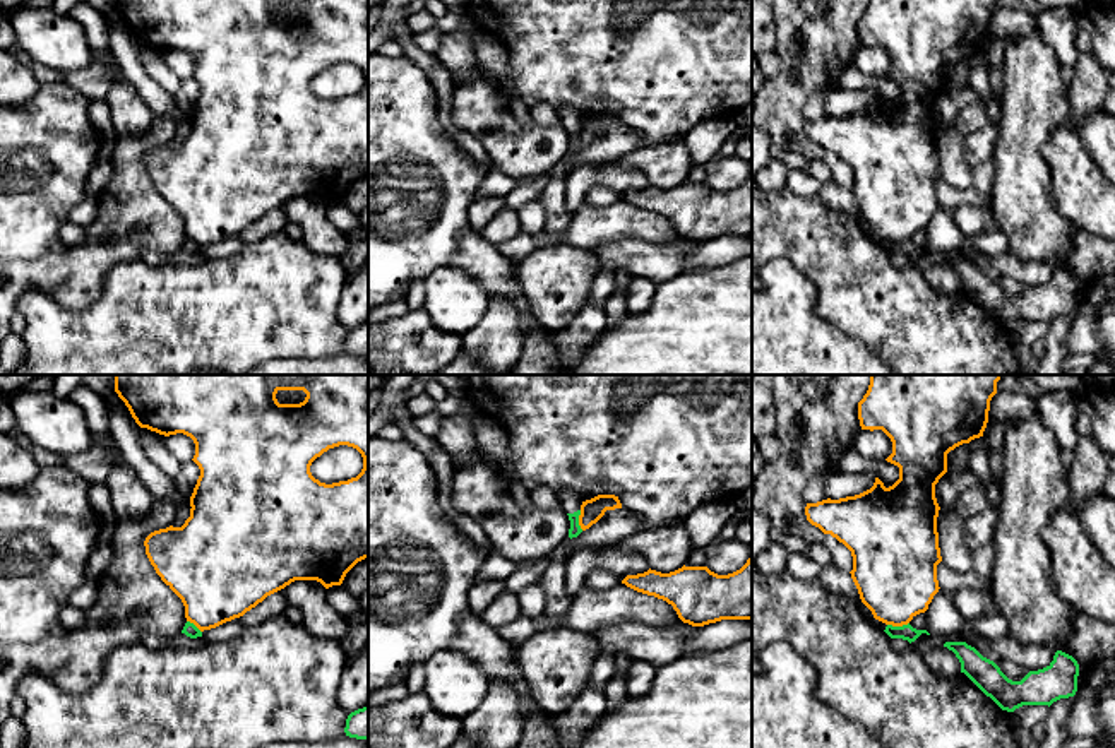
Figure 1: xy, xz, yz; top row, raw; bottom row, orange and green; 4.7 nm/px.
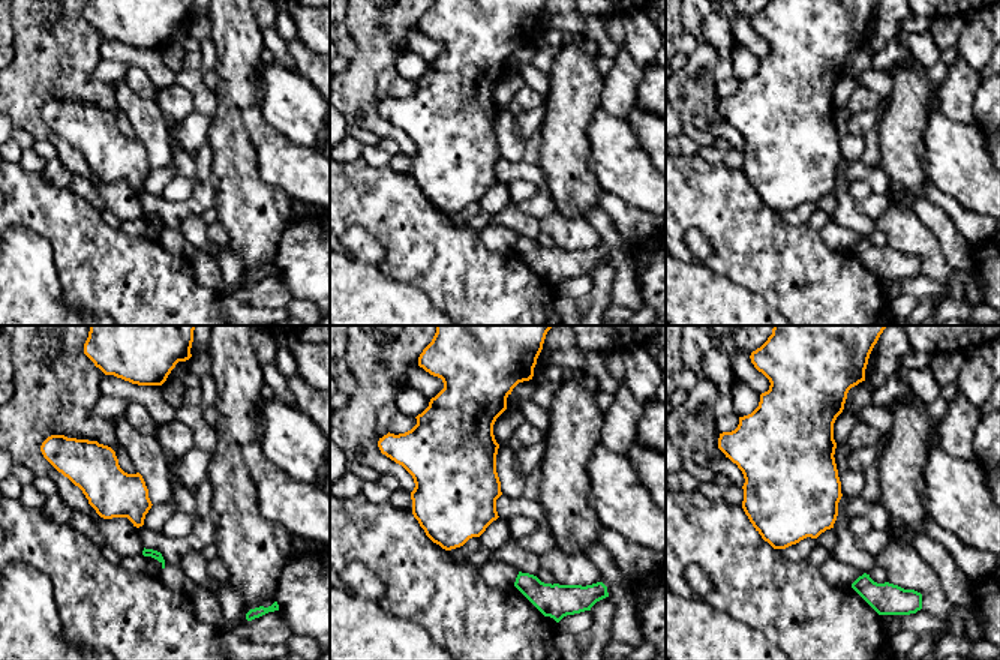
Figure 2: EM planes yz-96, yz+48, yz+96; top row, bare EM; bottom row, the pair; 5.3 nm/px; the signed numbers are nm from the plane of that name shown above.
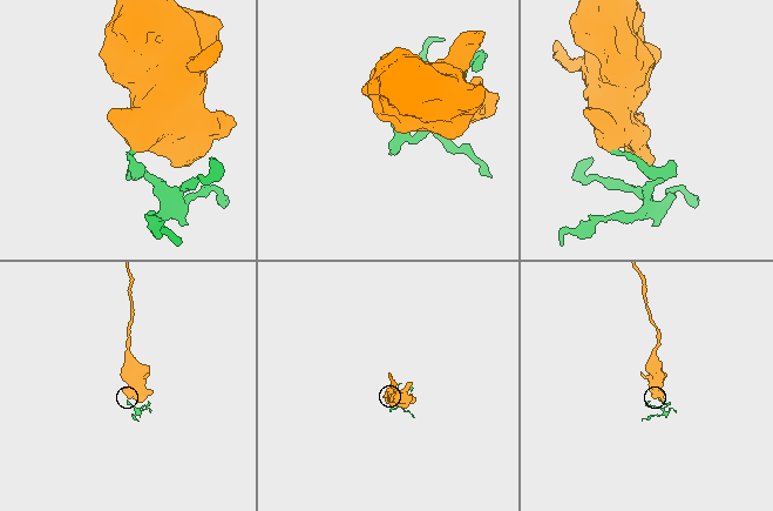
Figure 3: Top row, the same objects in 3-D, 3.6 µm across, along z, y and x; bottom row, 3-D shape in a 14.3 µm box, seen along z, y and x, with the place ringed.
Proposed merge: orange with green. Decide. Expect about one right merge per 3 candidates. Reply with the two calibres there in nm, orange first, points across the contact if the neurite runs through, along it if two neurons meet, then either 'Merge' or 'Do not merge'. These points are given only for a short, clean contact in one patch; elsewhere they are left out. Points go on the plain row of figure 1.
Thickness 380 nm (orange) against 80 nm. Boundary: yz (908, 238), (888, 242). Do not merge

